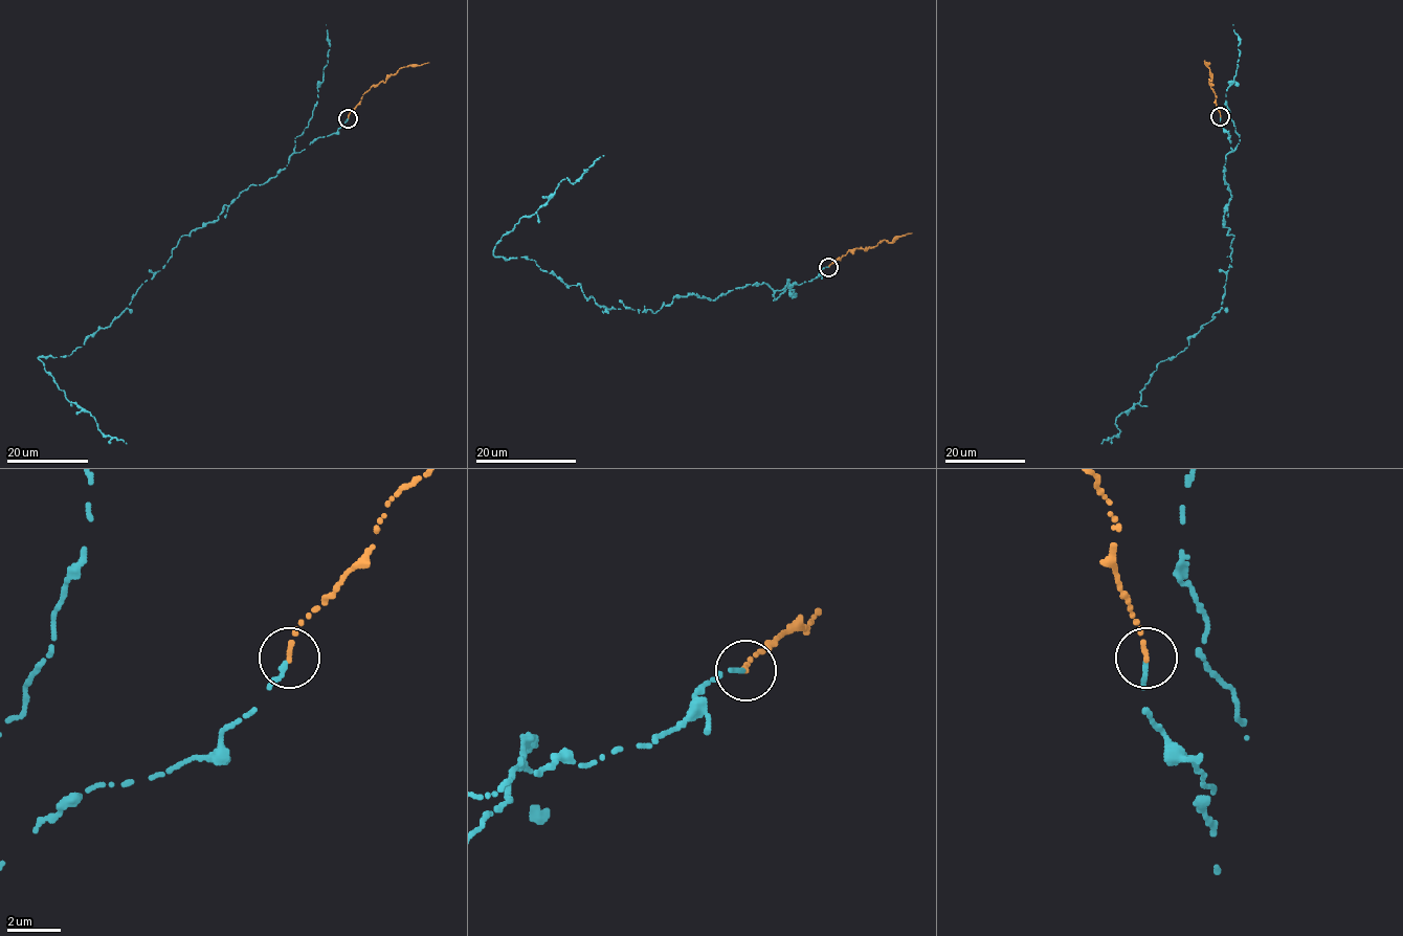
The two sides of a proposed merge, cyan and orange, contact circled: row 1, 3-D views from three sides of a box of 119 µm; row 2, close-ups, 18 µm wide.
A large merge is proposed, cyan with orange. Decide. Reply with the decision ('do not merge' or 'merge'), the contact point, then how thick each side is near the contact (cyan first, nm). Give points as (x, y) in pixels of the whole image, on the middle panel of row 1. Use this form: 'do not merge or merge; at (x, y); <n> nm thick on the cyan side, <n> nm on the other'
merge; at (828, 267); 180 nm thick on the cyan side, 160 nm on the other

